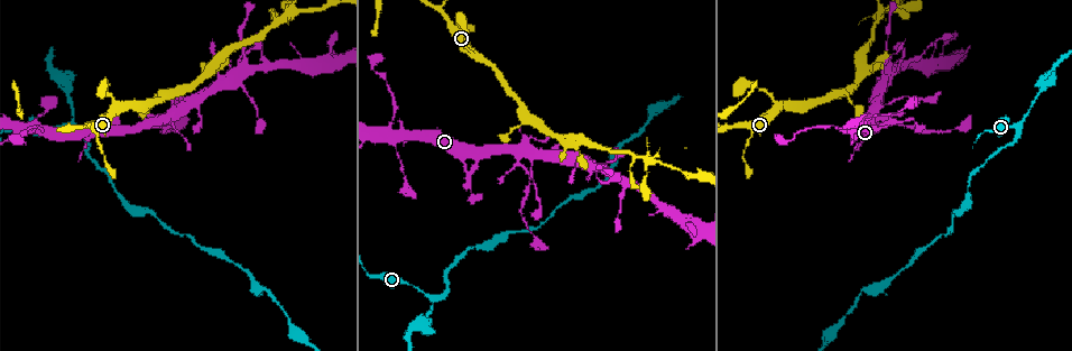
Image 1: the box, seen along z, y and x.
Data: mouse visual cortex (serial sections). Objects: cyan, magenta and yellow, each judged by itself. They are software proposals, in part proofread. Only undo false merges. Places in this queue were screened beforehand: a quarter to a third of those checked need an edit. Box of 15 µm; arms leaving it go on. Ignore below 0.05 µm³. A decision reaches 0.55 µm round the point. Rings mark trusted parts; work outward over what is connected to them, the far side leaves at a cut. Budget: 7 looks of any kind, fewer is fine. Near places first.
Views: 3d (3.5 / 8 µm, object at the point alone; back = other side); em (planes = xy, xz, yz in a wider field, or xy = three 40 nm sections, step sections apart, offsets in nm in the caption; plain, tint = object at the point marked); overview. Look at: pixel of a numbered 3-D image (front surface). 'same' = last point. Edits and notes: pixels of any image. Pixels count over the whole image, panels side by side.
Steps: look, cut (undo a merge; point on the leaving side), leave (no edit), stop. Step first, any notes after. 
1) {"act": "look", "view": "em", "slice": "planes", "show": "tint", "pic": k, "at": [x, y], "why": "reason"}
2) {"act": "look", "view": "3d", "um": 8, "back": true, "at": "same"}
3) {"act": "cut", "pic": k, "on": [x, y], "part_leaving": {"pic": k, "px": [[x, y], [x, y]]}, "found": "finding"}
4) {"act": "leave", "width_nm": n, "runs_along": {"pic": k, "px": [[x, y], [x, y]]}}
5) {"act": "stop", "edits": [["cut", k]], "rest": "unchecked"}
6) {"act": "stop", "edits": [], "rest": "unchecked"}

{"act": "look", "view": "3d", "um": 3.5, "pic": 1, "at": [1016, 126], "why": "arms part here"}

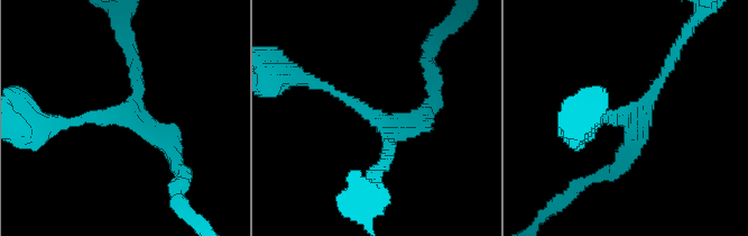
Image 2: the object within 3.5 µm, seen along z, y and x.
{"act": "look", "view": "em", "slice": "xy", "step": 5, "show": "tint", "pic": 2, "at": [118, 117]}

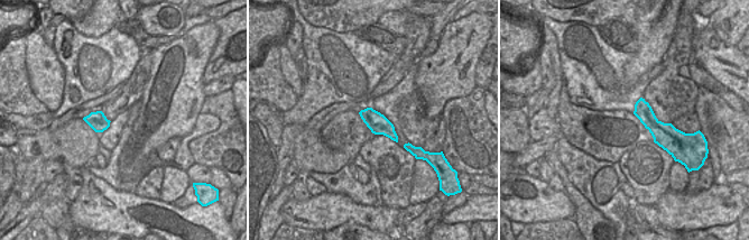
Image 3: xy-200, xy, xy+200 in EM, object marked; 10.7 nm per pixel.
{"act": "look", "view": "em", "slice": "xy", "step": 2, "show": "tint", "at": "same", "why": "another direction"}

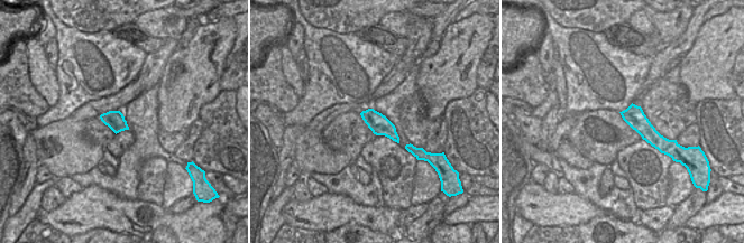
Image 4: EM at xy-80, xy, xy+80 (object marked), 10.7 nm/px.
{"act": "leave", "arm_widths_nm": [150, 150, 250], "runs_along": {"pic": 4, "px": [[624, 113], [668, 147]]}, "found": "one cell here"}

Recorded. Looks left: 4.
{"act": "look", "view": "3d", "um": 3.5, "pic": 1, "at": [528, 175], "why": "a narrow waist"}

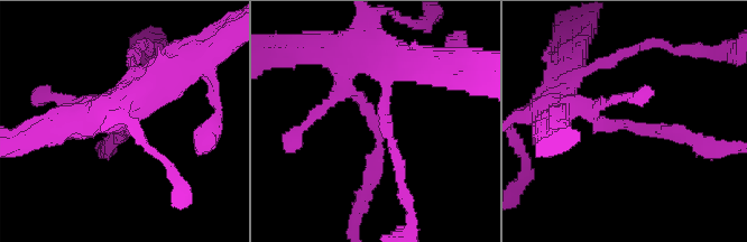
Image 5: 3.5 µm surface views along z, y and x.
{"act": "look", "view": "em", "slice": "planes", "show": "tint", "pic": 5, "at": [376, 122], "arm_widths_nm": [200, 200], "why": "shape alone is not enough"}

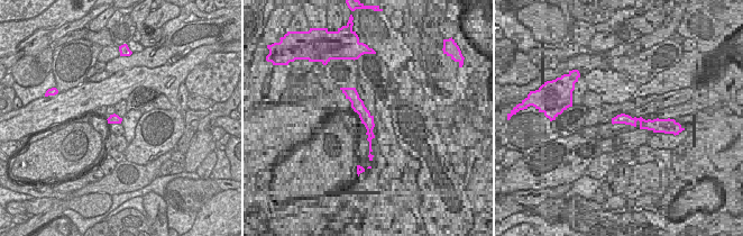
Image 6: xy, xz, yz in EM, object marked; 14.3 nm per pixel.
{"act": "leave", "runs_along": {"pic": 5, "px": [[339, 63], [377, 123], [367, 186]]}, "found": "all the same cell"}

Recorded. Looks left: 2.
{"act": "look", "view": "3d", "um": 3.5, "pic": 1, "at": [601, 179], "why": "sudden change in width"}

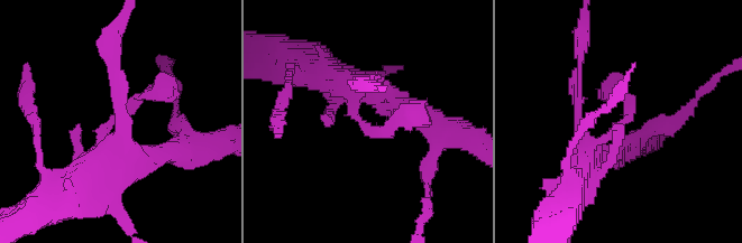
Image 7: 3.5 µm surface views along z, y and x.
{"act": "leave", "runs_along": {"pic": 7, "px": [[107, 170], [110, 125], [140, 95], [175, 92]]}, "found": "continuous, no second cell"}

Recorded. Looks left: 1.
{"act": "stop", "edits": [], "rest": "unchecked"}

